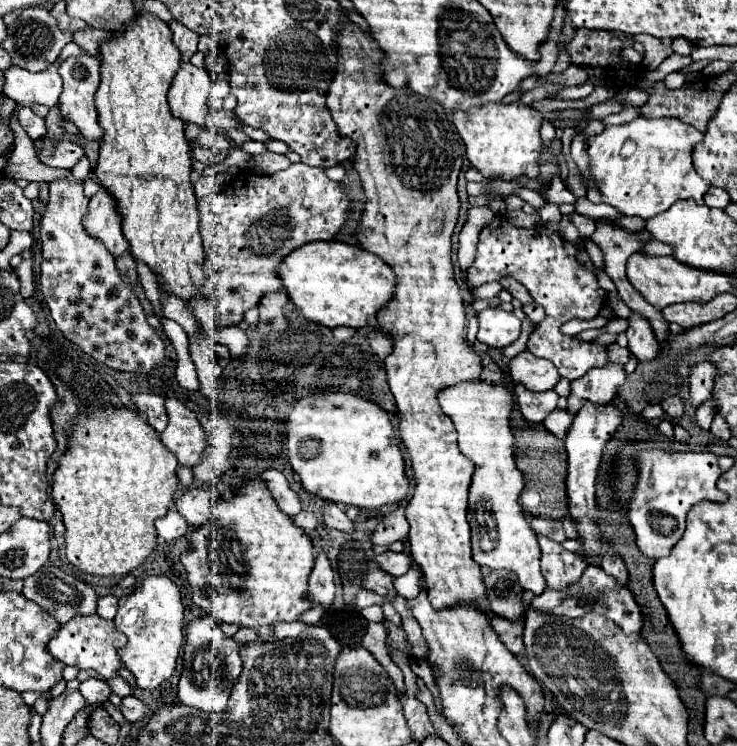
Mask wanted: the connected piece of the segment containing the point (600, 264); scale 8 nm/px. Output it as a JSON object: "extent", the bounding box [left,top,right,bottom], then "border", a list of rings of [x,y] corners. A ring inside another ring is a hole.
{"extent":[584,237,604,270],"border":[[[586,237],[586,239],[584,239],[584,245],[594,265],[596,265],[598,269],[603,270],[604,269],[604,257],[603,257],[603,253],[600,250],[600,248],[594,242],[592,242],[592,239],[590,239],[590,237]]]}

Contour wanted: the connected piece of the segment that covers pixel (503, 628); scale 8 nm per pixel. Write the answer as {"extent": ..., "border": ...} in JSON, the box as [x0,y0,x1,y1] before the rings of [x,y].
{"extent":[490,617,524,655],"border":[[[494,617],[490,621],[492,629],[498,633],[500,641],[514,653],[514,655],[520,655],[524,651],[524,625],[520,621],[508,621],[508,619],[502,619],[502,617]]]}

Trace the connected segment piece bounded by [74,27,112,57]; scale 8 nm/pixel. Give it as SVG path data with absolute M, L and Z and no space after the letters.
M86 27L86 31L74 35L74 41L76 41L86 53L98 57L98 55L100 55L100 43L102 43L102 41L108 41L110 37L112 37L110 31L94 29L94 27Z

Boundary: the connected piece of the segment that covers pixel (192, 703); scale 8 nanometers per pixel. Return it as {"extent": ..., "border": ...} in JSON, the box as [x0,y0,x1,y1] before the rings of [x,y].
{"extent":[178,615,242,711],"border":[[[204,615],[186,627],[184,645],[184,669],[178,683],[178,701],[200,711],[224,711],[230,699],[230,691],[242,671],[242,659],[234,645],[234,639],[226,637],[214,623],[212,615]]]}

